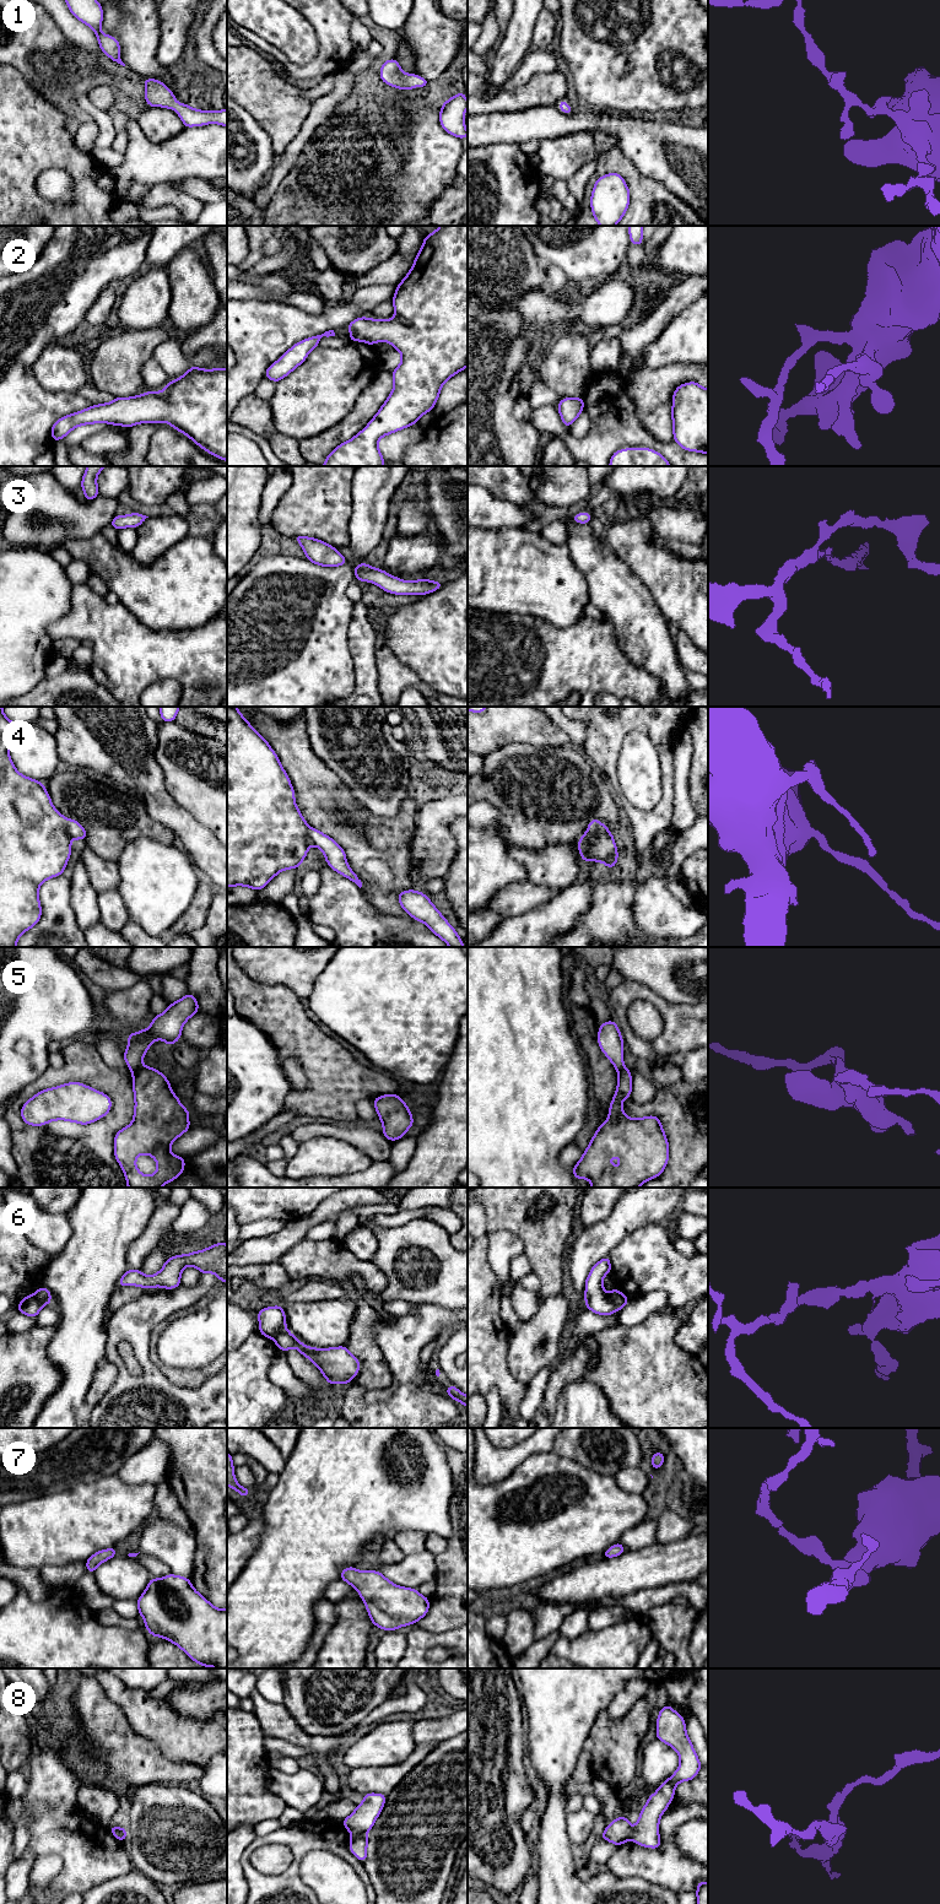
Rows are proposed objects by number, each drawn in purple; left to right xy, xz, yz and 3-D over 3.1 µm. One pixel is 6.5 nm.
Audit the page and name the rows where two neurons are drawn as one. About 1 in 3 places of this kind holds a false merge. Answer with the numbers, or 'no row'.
5, 6, 8

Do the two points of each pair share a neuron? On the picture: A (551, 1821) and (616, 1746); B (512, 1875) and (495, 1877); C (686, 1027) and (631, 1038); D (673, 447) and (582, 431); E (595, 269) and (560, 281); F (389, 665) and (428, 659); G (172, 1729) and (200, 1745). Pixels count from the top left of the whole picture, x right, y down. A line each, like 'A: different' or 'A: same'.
A: different
B: same
C: same
D: different
E: different
F: different
G: same

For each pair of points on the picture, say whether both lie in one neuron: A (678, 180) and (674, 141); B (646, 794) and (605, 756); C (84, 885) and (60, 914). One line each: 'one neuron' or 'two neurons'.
A: one neuron
B: two neurons
C: two neurons

